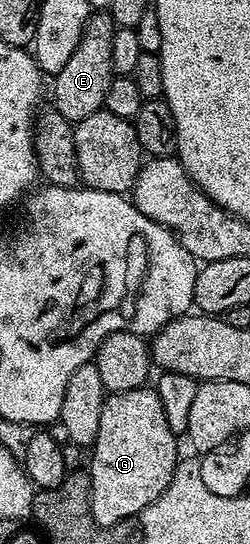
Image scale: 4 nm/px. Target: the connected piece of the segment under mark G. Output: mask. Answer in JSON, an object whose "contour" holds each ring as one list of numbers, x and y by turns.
{"contour":[[143,387,111,393,100,411,100,431,92,446,92,456,88,461,90,475,90,510,101,525,115,525,129,521,142,514,155,499,172,483,172,475,180,460,178,454,179,438,168,427,168,415,164,415,164,403,160,403,153,388]]}

